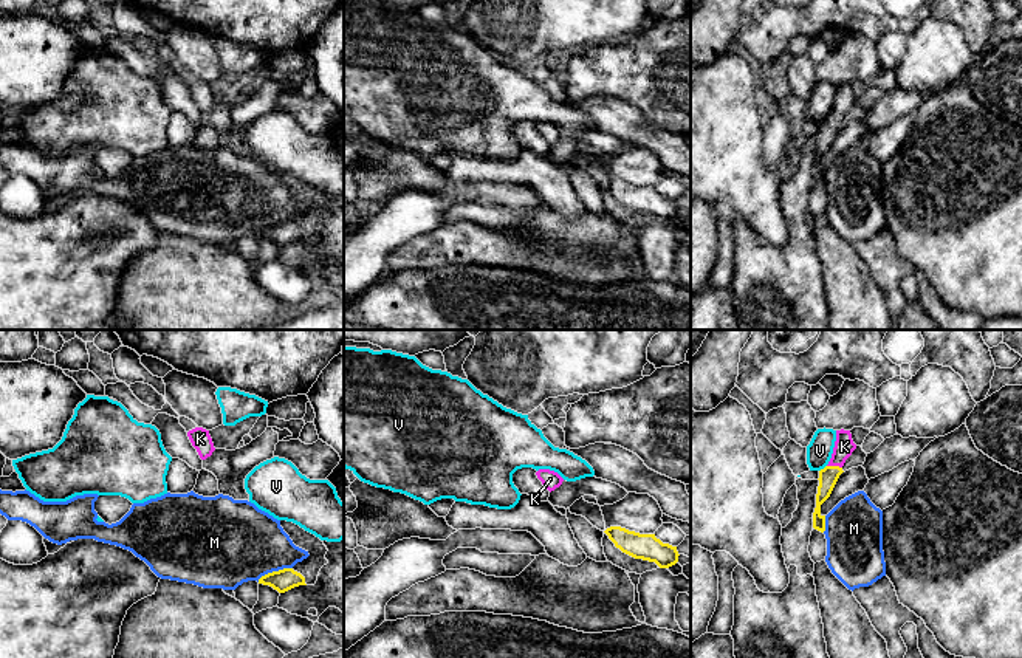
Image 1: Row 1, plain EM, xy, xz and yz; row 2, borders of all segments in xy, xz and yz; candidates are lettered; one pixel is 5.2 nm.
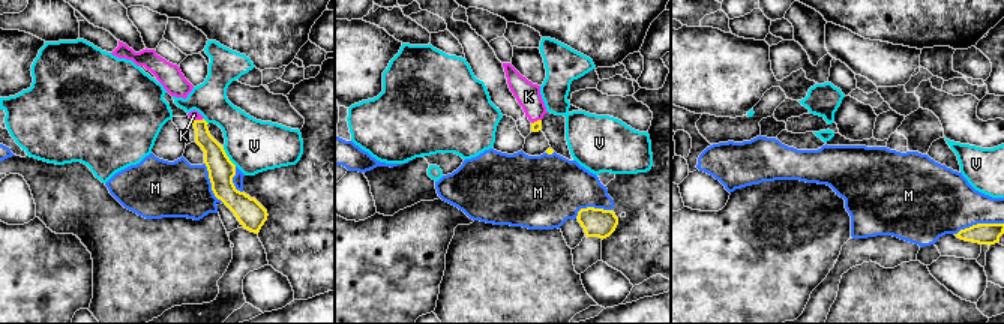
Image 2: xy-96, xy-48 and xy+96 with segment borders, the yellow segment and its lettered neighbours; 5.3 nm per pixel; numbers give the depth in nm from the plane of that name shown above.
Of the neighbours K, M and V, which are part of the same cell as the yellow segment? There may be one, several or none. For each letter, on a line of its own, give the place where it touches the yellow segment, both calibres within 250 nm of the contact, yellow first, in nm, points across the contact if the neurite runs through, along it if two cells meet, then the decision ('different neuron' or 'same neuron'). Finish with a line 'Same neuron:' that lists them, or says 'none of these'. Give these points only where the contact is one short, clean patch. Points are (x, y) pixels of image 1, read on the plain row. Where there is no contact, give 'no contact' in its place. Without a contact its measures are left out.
K: contact yz (835, 119); calibres 100 and 100 nm; same neuron
M: contact xy (274, 225); calibres 120 and 420 nm; different neuron
V: contact yz (824, 121); calibres 100 and 130 nm; different neuron
Same neuron: K

